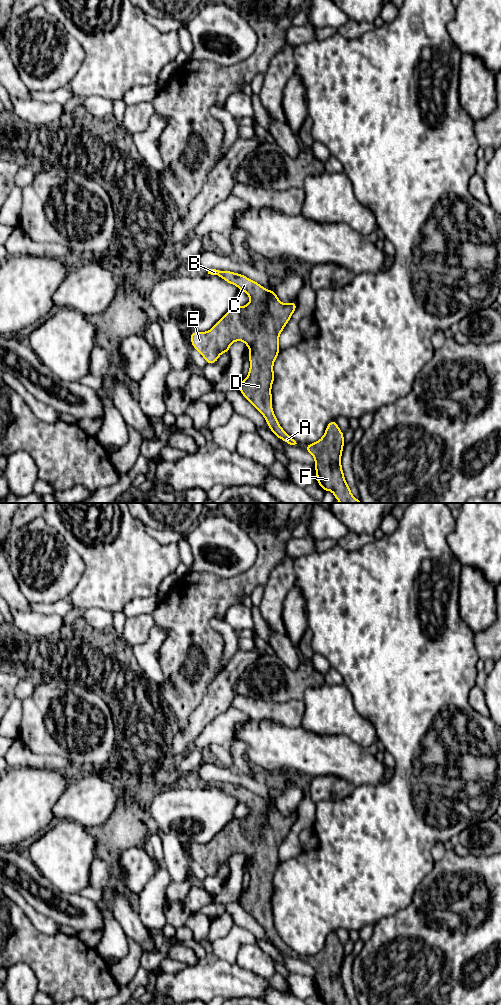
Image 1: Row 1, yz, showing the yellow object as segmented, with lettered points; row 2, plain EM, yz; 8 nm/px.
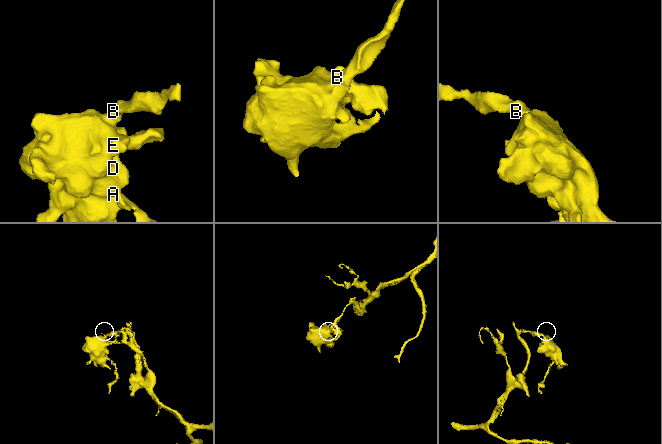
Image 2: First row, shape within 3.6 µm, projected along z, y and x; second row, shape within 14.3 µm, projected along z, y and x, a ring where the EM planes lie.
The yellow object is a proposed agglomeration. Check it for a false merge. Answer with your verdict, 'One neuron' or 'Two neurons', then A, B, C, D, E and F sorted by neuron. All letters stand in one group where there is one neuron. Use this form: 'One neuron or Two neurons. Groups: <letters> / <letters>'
One neuron. Groups: A B C D E F

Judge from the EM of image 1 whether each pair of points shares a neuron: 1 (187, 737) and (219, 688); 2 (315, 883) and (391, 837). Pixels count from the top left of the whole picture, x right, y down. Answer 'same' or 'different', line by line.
1: same
2: same

